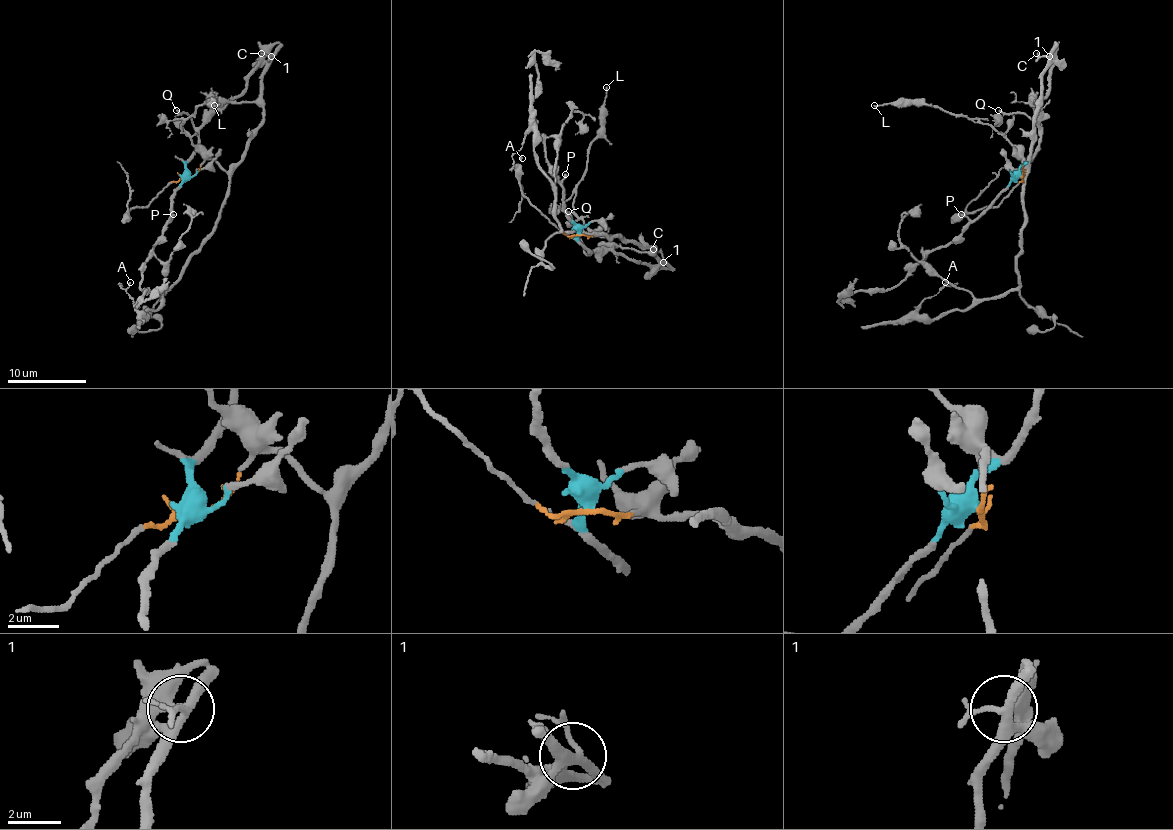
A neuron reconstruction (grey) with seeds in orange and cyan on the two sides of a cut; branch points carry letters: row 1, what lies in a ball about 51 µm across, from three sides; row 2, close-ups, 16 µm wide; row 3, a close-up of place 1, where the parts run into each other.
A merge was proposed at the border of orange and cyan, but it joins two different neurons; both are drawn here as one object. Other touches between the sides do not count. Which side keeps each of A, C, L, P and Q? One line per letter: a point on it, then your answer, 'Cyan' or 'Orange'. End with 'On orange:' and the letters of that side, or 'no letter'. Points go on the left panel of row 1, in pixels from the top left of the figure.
A: Place: (130, 282). Orange
C: Place: (261, 53). Cyan
L: Place: (214, 105). Orange
P: Place: (173, 214). Cyan
Q: Place: (176, 110). Cyan
On orange: A, L

